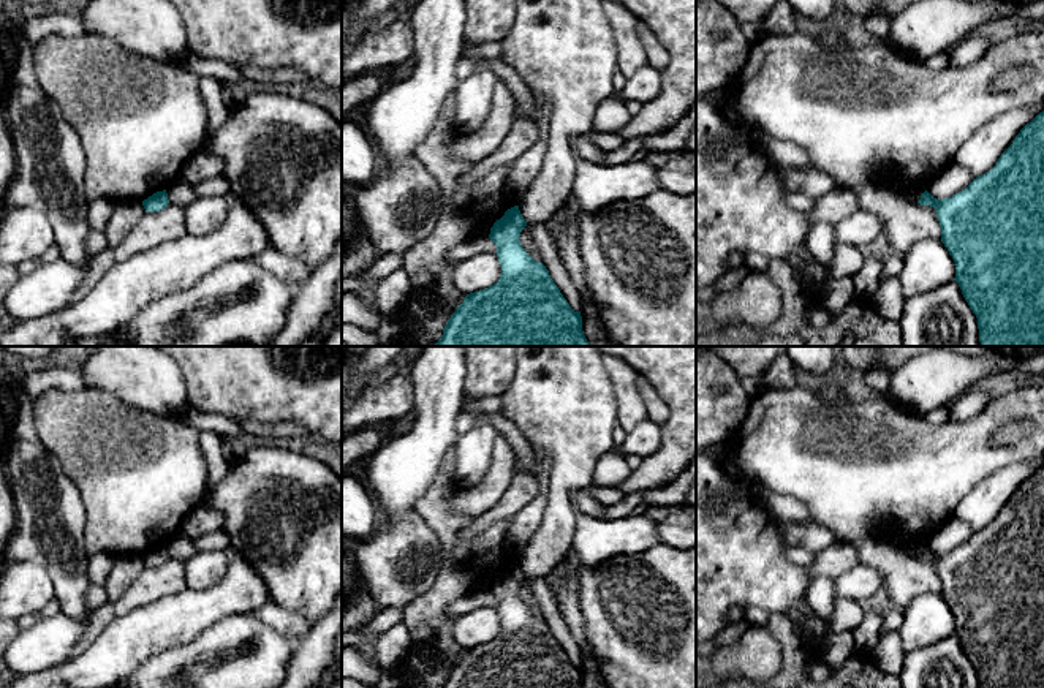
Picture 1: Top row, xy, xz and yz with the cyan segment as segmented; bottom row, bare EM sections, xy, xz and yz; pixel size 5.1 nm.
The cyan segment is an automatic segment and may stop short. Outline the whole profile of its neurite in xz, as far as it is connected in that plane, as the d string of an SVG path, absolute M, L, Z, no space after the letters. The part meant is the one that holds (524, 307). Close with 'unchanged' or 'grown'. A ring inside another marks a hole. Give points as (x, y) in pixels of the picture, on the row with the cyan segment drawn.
M519 206L494 223L489 239L497 245L501 275L489 288L465 296L435 346L590 346L581 312L569 307L546 266L524 250L519 237L525 226Z; unchanged

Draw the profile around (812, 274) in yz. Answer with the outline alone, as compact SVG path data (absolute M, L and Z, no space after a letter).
M799 248L780 256L785 259L796 277L796 280L811 293L818 294L829 277L827 269L816 259L807 256Z

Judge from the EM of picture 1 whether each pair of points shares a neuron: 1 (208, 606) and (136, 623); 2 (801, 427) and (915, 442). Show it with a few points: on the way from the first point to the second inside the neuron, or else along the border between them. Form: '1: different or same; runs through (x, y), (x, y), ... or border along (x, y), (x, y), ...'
1: same; runs through (190, 612), (165, 623), (154, 623)
2: same; runs through (829, 442), (886, 442)

